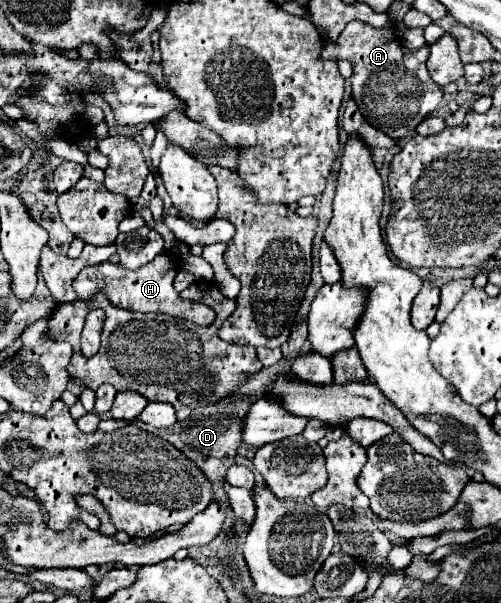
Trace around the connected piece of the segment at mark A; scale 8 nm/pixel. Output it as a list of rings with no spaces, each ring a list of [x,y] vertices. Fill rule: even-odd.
[[[352,21],[344,31],[342,37],[336,43],[324,41],[324,49],[321,53],[322,60],[331,59],[348,59],[354,65],[354,73],[352,73],[352,99],[356,101],[360,113],[364,115],[364,119],[380,129],[382,133],[386,133],[392,139],[400,139],[404,137],[408,131],[414,131],[416,125],[420,121],[424,121],[442,101],[442,89],[436,87],[432,83],[432,77],[426,69],[426,59],[428,59],[428,45],[424,45],[422,49],[414,49],[404,53],[402,45],[400,45],[400,37],[396,33],[396,29],[384,27],[384,29],[376,29],[368,23],[362,21]]]

